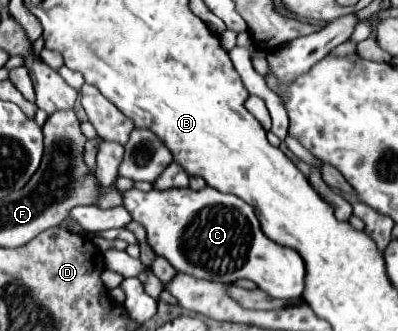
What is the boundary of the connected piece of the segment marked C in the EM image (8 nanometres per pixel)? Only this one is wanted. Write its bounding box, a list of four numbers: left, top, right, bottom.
[123,187,305,299]

